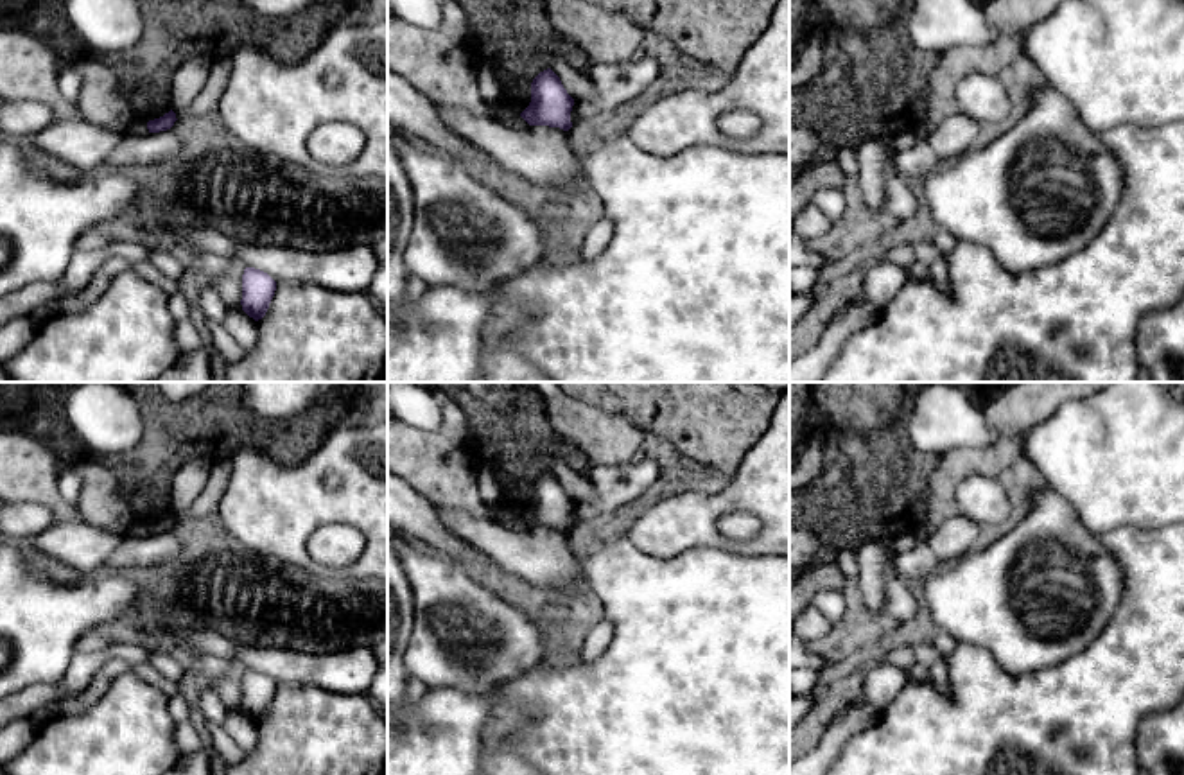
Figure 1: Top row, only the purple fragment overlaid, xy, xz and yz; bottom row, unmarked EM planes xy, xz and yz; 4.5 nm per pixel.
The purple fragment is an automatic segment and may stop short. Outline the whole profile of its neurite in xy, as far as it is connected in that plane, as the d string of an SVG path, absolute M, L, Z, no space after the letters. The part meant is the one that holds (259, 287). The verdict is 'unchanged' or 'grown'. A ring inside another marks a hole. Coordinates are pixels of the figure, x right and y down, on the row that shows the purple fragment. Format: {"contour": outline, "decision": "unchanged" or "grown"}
{"contour": "M246 267L242 274L242 310L255 321L262 319L274 296L276 282L264 271Z", "decision": "unchanged"}

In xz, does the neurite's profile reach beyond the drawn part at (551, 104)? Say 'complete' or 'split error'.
complete

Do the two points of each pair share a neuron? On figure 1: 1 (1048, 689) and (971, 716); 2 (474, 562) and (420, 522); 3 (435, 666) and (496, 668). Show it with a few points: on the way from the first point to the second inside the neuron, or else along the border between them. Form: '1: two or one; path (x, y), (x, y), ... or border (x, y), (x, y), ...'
1: one; path (1028, 709), (1021, 716), (991, 716)
2: one; path (461, 551), (433, 531)
3: one; path (449, 666), (481, 668)

